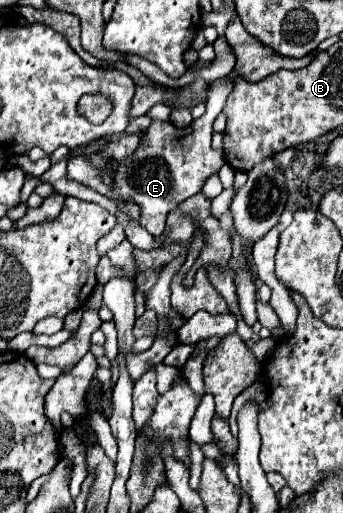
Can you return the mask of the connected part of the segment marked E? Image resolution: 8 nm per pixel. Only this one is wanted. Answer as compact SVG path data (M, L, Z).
M230 76L218 80L206 100L204 116L192 120L190 126L178 128L172 122L154 120L146 128L146 138L134 156L114 164L114 182L116 190L110 192L112 198L130 198L142 206L142 226L152 234L160 236L166 228L166 216L170 210L178 208L186 198L200 192L204 178L216 174L224 164L224 154L210 146L212 140L212 122L222 112L228 94L232 92Z

